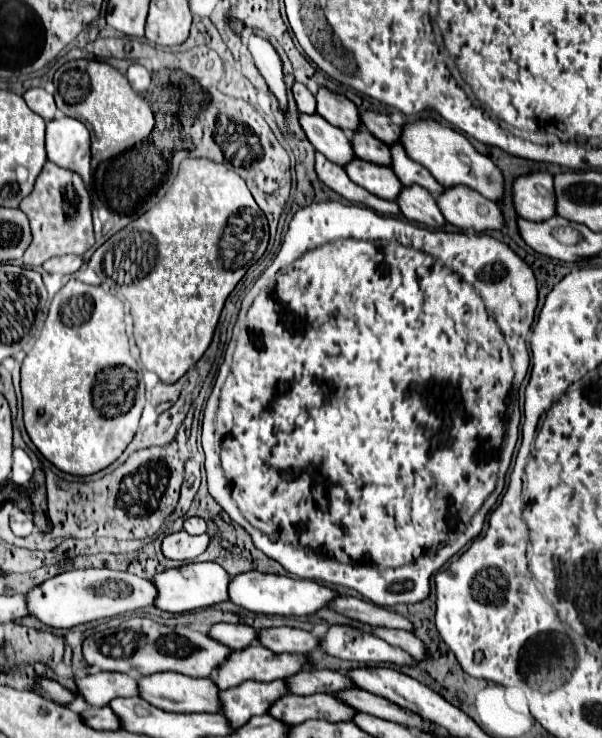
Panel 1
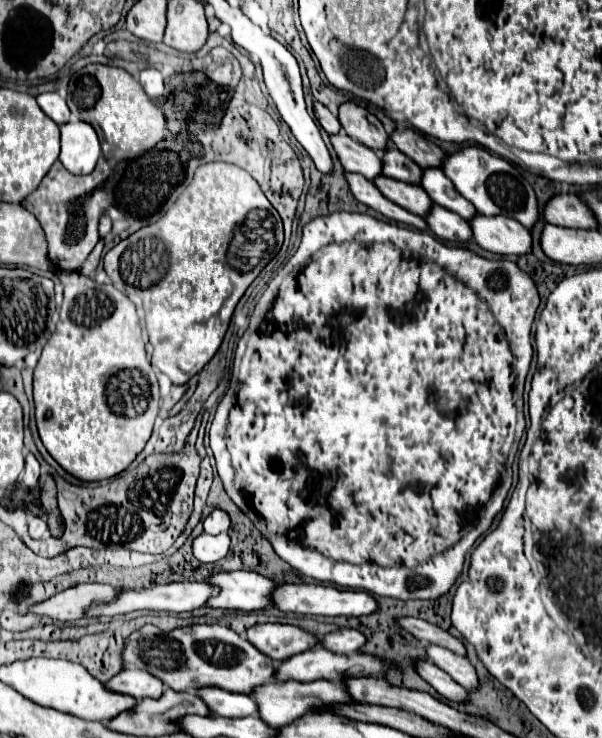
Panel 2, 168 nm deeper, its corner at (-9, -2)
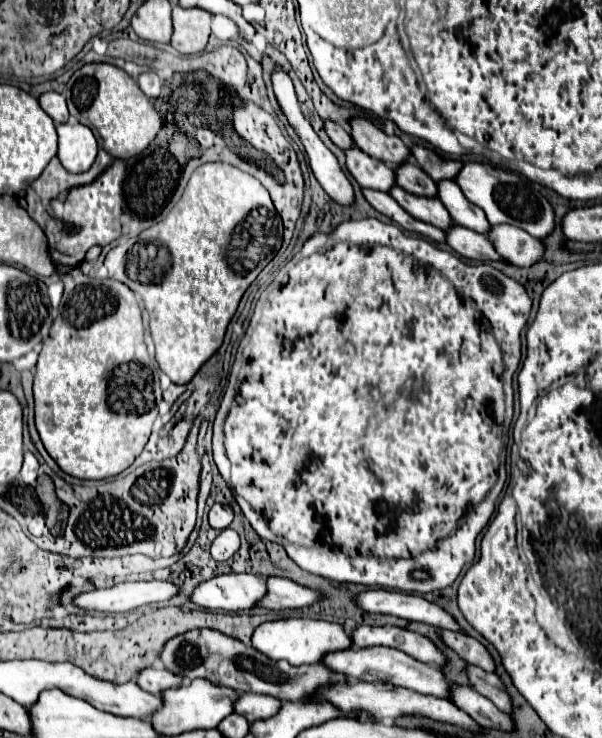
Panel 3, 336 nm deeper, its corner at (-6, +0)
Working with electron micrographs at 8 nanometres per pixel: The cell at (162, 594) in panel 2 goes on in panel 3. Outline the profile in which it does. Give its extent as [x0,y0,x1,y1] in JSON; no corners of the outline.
[189,574,265,612]

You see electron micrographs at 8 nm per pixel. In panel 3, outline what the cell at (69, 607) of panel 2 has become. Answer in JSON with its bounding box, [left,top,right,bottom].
[73,582,177,612]

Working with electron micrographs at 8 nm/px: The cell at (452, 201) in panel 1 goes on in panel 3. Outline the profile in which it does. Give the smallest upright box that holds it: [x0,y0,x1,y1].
[485,224,543,266]

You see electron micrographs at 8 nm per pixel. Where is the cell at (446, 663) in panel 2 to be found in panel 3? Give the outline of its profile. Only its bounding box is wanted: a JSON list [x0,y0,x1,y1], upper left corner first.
[465,664,511,714]

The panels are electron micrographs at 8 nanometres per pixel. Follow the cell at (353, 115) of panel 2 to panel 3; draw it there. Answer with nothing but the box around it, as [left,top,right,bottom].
[349,118,409,166]

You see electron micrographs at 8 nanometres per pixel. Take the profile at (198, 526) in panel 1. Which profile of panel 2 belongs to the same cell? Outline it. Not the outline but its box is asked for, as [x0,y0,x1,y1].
[204,510,230,534]

